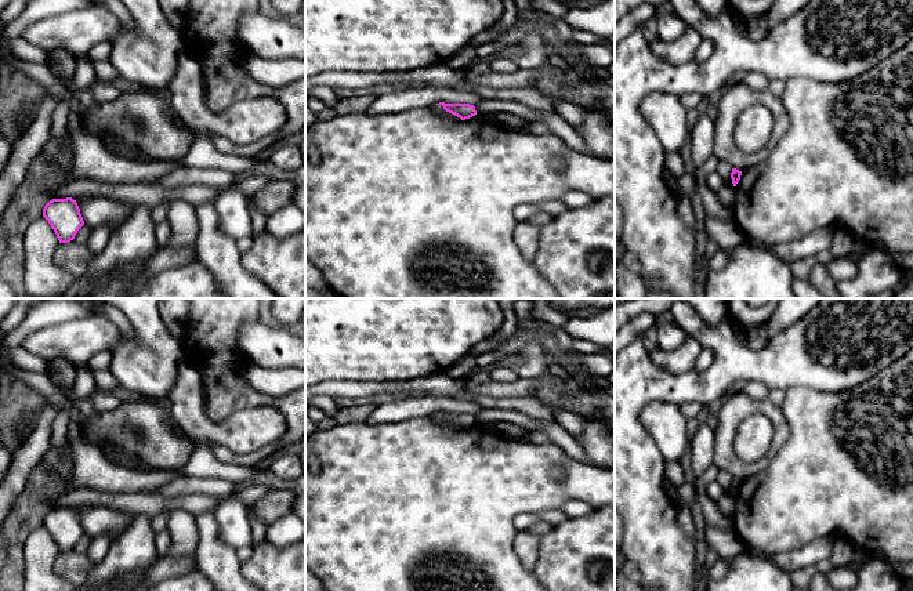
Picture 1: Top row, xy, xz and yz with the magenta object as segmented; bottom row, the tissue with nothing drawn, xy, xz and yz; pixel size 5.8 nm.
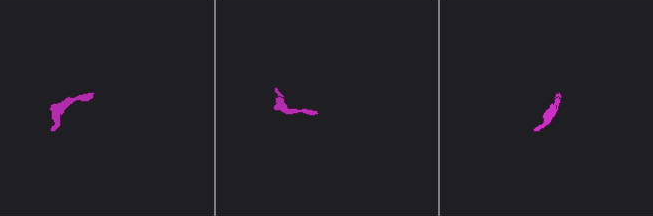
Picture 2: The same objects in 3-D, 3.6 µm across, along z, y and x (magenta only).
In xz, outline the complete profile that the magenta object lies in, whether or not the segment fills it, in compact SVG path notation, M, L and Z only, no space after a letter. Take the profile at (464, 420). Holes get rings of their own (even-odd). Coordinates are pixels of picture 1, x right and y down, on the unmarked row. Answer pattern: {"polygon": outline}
{"polygon": "M439 411L436 414L442 414L443 418L461 429L470 428L477 424L475 416L470 413L445 413Z"}

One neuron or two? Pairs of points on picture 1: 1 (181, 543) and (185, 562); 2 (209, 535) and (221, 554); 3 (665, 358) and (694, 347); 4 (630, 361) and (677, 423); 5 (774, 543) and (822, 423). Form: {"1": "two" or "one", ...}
{"1": "two", "2": "one", "3": "one", "4": "two", "5": "one"}

